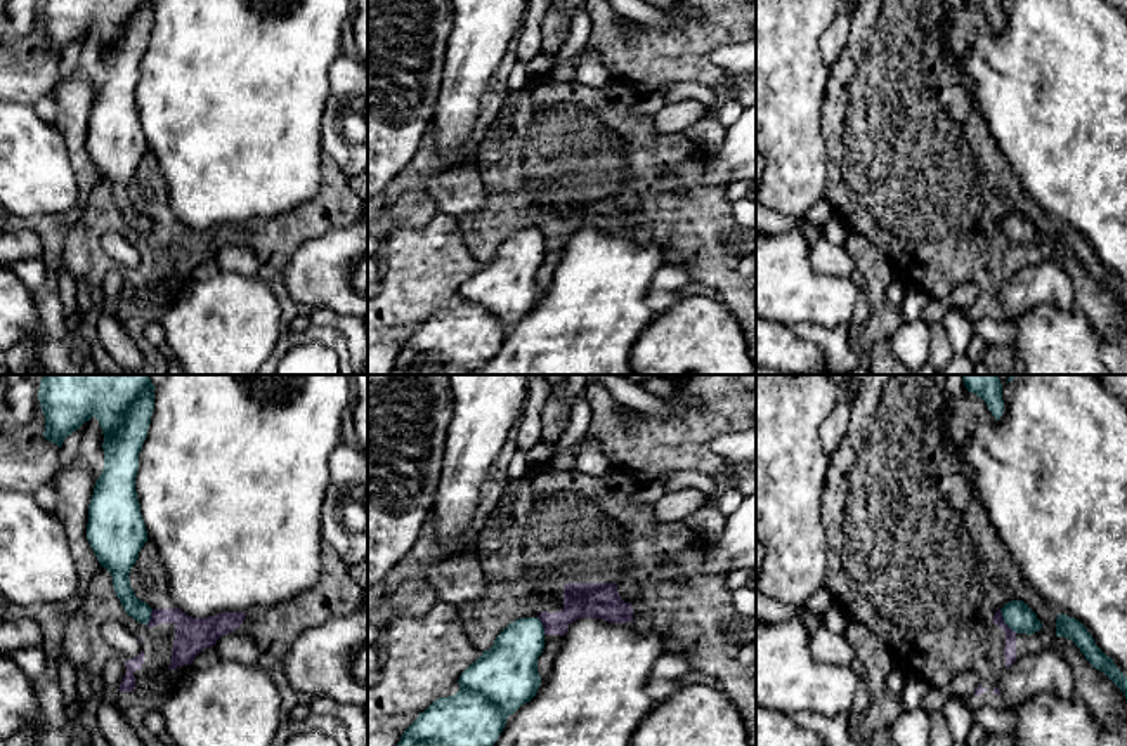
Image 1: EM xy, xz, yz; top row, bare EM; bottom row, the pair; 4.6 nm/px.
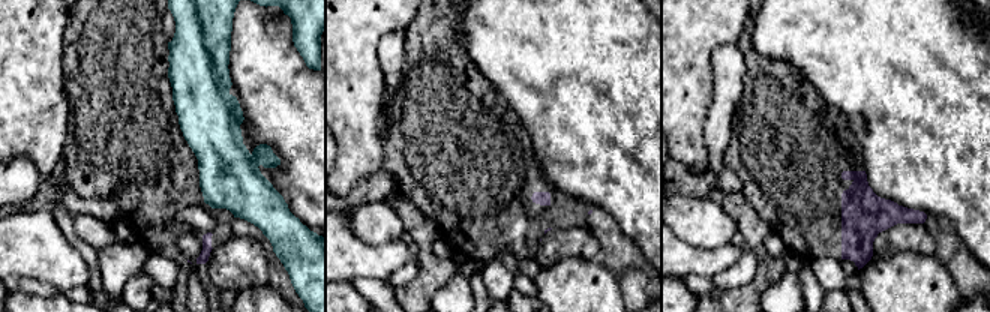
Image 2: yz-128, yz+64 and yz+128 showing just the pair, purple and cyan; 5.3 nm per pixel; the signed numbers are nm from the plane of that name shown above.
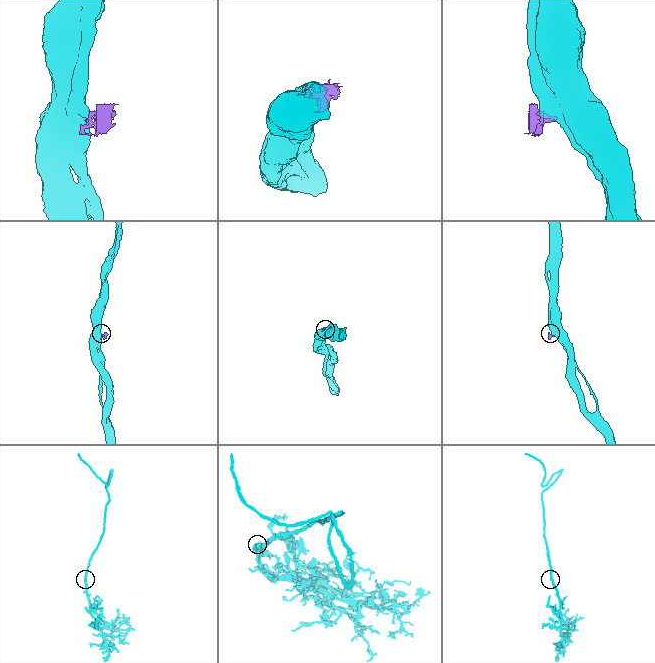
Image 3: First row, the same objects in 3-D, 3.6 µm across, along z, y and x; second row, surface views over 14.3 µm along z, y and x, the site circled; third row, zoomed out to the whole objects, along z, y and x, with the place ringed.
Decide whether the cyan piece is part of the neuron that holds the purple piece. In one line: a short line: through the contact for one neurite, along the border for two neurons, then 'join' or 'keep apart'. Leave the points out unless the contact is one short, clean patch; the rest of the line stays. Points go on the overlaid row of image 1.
keep apart

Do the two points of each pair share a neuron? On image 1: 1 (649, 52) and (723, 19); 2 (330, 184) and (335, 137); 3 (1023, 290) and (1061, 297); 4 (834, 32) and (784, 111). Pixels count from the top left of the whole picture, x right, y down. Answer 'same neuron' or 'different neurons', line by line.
1: same neuron
2: different neurons
3: same neuron
4: different neurons

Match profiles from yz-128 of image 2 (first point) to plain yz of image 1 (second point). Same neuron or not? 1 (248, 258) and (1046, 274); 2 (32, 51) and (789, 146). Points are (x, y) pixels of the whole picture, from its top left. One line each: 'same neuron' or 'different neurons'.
1: same neuron
2: same neuron

